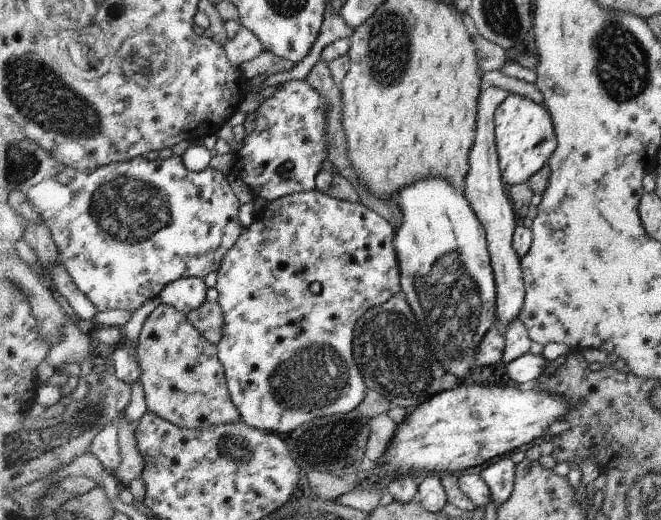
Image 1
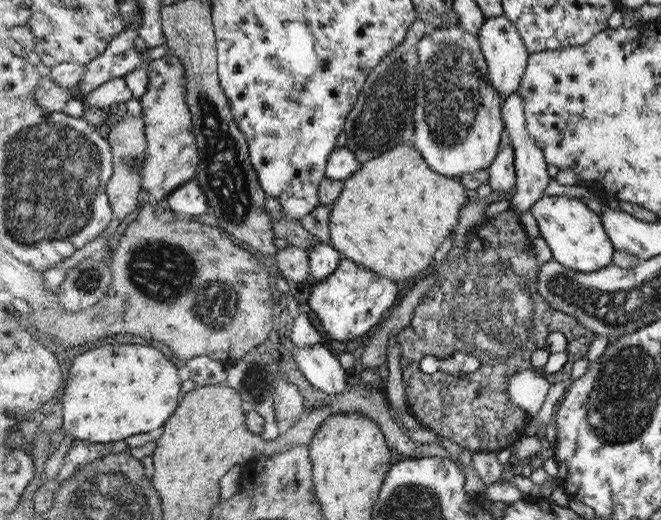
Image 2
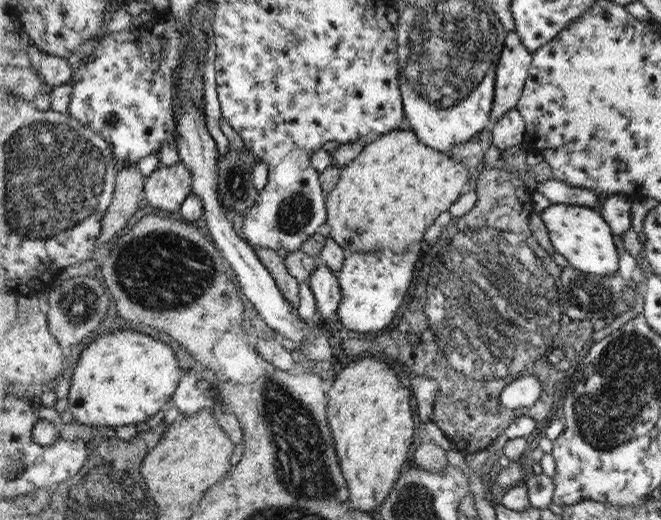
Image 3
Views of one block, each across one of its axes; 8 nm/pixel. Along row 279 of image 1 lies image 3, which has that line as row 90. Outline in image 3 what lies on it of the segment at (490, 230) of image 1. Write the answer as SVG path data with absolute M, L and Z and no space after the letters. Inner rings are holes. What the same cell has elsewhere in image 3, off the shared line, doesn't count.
M514 30L508 32L505 49L497 65L496 96L489 115L491 126L508 110L517 107L531 70L532 54Z

